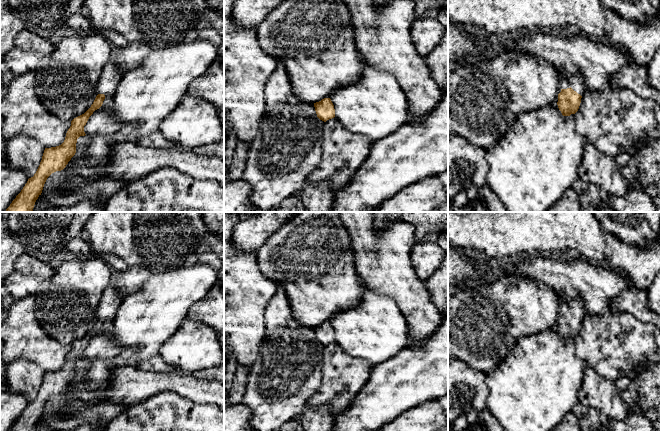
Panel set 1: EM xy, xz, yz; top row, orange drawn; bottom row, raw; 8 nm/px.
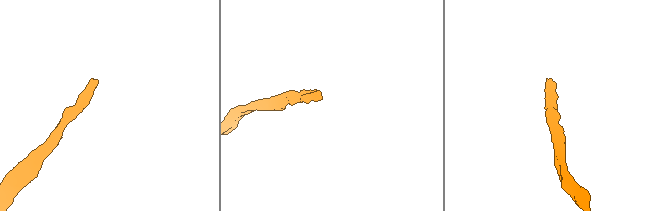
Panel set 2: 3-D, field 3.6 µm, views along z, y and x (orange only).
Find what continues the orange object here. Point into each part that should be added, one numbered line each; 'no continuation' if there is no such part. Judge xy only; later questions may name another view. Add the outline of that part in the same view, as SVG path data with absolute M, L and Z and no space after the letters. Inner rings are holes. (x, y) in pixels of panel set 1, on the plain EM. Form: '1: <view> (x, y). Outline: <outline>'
1: xy (111, 299). Outline: M109 285L100 300L97 314L99 318L114 319L118 307L120 306L123 298L120 296L118 290Z

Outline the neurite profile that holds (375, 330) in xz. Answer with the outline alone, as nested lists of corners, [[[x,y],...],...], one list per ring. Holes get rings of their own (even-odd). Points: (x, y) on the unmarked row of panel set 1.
[[[367,287],[362,300],[351,308],[342,310],[330,319],[335,341],[348,355],[382,364],[403,351],[408,344],[408,324],[396,302],[373,294]]]

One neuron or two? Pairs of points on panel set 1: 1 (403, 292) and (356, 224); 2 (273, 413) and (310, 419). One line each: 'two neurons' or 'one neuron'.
1: one neuron
2: two neurons

